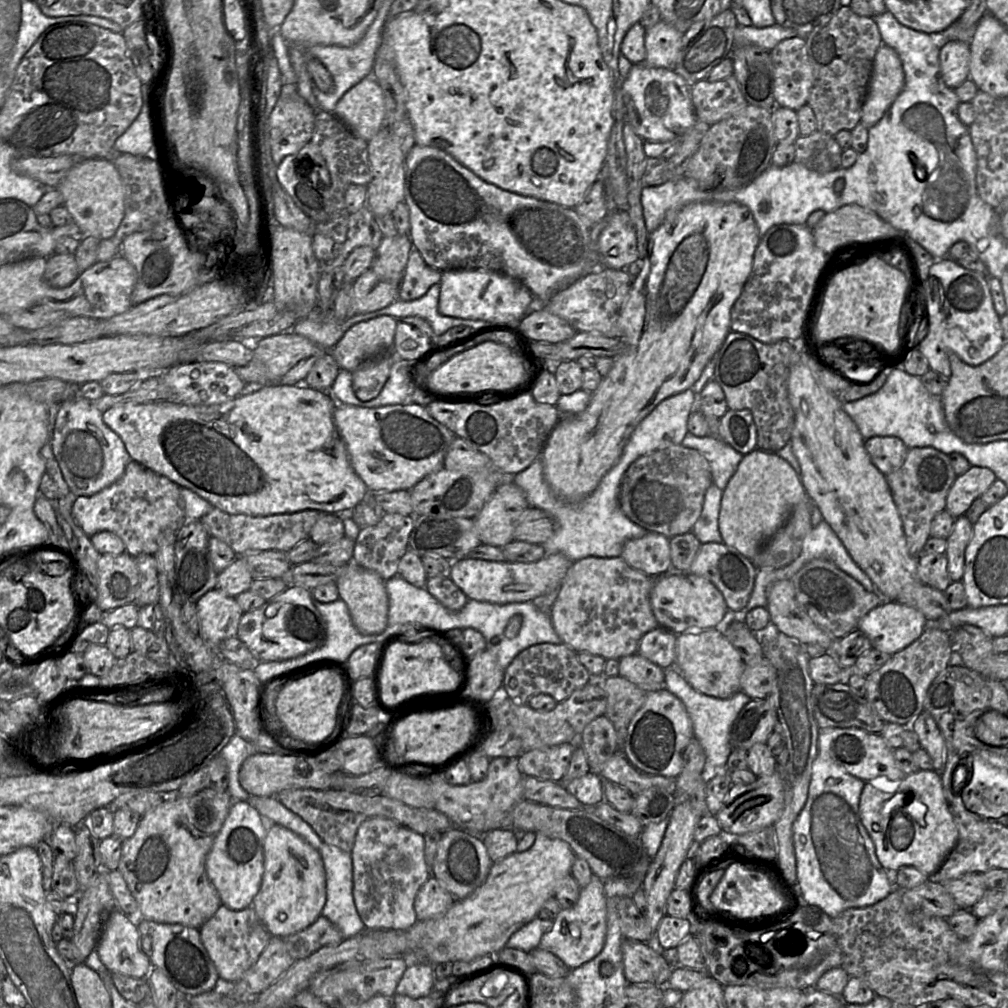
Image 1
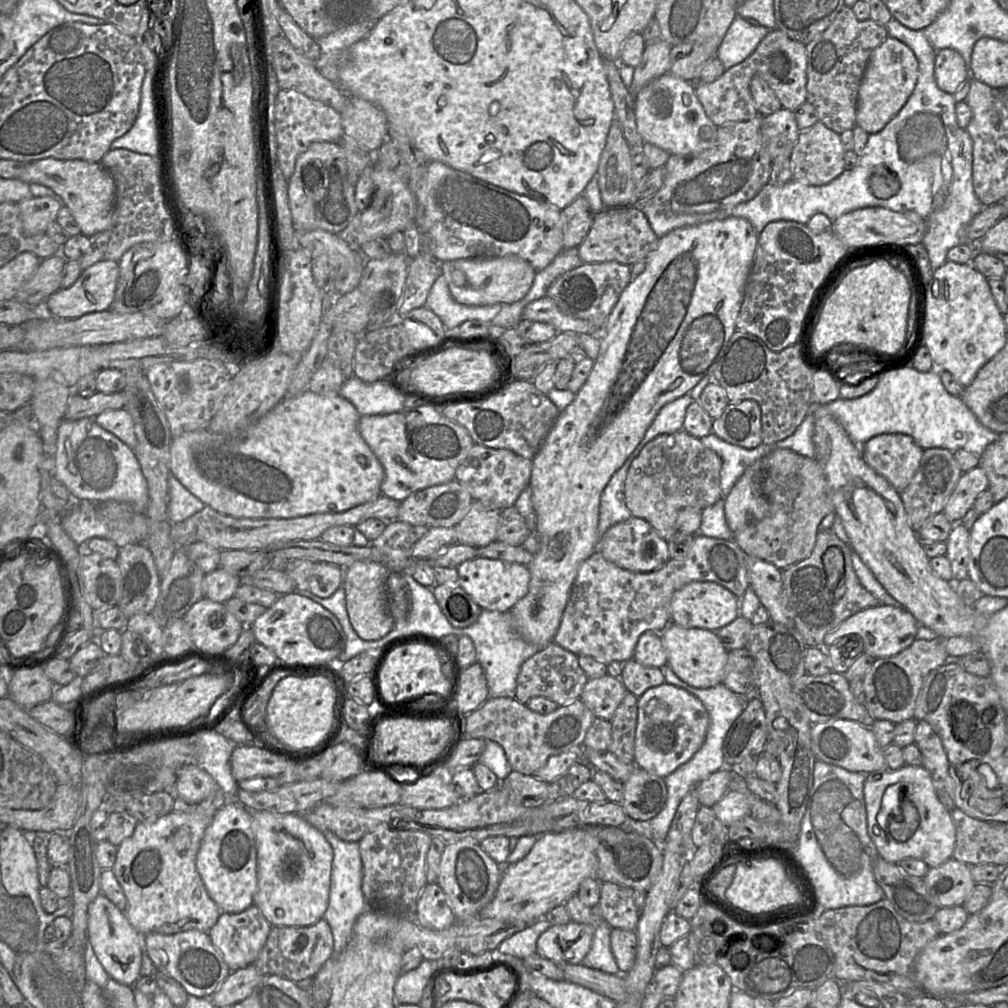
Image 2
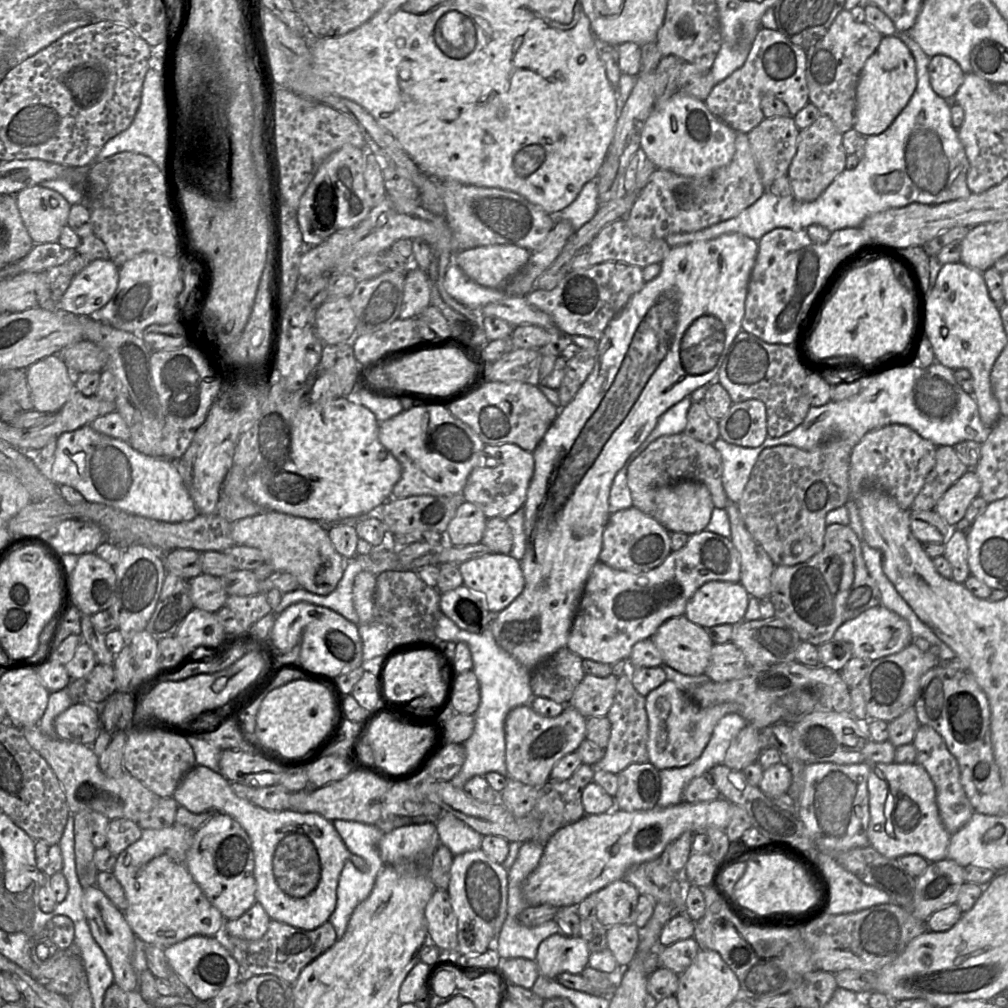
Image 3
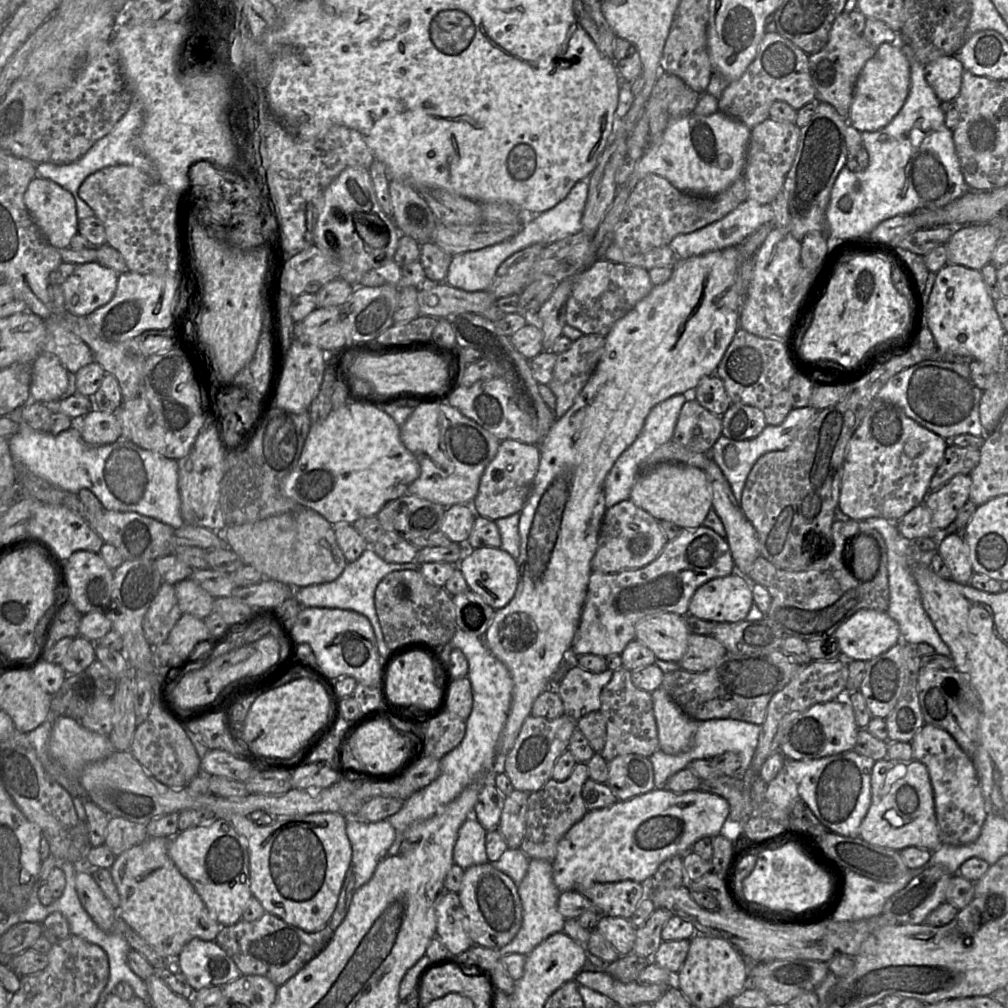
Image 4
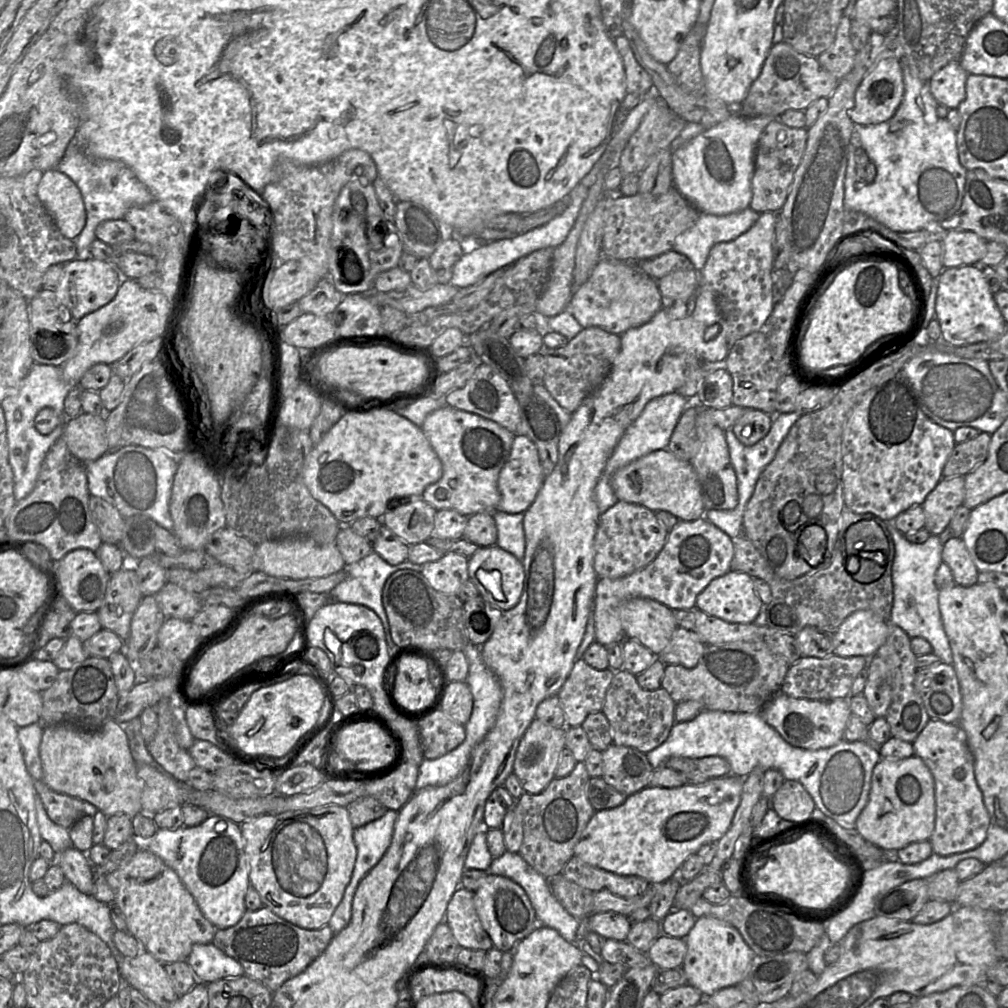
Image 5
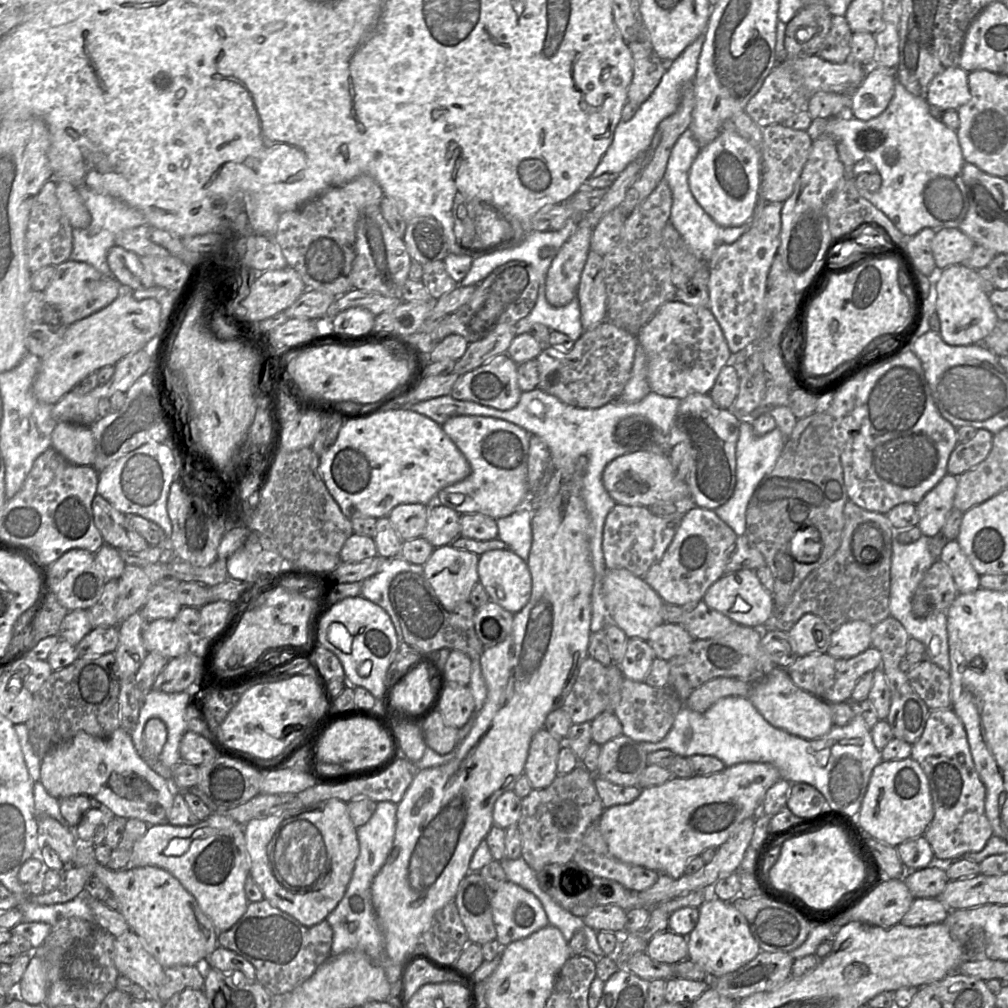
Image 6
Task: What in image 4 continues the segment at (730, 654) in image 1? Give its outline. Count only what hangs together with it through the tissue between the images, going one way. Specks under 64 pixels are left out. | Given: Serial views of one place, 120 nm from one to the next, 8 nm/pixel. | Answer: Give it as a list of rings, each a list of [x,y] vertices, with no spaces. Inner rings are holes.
[[[665,612],[646,616],[635,626],[636,639],[650,648],[656,659],[678,663],[691,634],[685,616]]]

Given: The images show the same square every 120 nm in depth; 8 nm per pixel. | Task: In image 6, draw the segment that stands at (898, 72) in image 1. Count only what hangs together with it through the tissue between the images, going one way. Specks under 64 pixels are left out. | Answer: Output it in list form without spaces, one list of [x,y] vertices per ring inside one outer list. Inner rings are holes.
[[[876,63],[863,64],[867,74],[850,95],[852,116],[868,121],[879,116],[894,96],[895,71]]]

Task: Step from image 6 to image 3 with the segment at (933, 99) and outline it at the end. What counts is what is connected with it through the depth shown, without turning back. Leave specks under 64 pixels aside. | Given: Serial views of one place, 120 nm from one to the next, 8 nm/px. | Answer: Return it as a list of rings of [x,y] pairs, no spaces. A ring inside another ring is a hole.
[[[946,55],[931,57],[928,73],[932,89],[944,99],[954,96],[965,79],[959,64]]]

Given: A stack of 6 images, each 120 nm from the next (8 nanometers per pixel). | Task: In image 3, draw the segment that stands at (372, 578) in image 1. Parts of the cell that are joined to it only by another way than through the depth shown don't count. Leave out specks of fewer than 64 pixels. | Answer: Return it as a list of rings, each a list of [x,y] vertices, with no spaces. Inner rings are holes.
[[[361,571],[353,583],[353,605],[361,624],[375,621],[374,592],[377,576],[368,571]]]

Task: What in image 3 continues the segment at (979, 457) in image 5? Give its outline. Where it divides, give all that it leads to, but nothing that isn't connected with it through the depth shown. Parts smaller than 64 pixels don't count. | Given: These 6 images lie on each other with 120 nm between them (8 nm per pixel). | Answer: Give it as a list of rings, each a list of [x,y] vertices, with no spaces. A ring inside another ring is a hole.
[[[937,446],[935,465],[926,476],[924,485],[915,497],[910,510],[933,510],[949,487],[968,470],[954,447]]]

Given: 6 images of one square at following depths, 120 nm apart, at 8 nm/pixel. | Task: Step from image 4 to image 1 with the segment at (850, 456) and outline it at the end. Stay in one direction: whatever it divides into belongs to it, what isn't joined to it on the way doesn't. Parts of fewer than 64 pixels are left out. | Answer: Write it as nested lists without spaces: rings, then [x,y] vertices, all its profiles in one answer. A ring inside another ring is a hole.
[[[872,437],[865,440],[871,461],[884,475],[898,470],[904,463],[909,448],[897,437]]]

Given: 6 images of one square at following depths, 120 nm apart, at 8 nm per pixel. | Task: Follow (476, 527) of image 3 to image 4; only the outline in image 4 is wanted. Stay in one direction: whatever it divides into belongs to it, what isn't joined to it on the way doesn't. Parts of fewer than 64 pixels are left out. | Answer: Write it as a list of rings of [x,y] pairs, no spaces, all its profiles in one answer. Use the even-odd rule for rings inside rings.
[[[457,504],[446,508],[440,531],[451,541],[465,544],[472,530],[476,514],[470,504]]]

